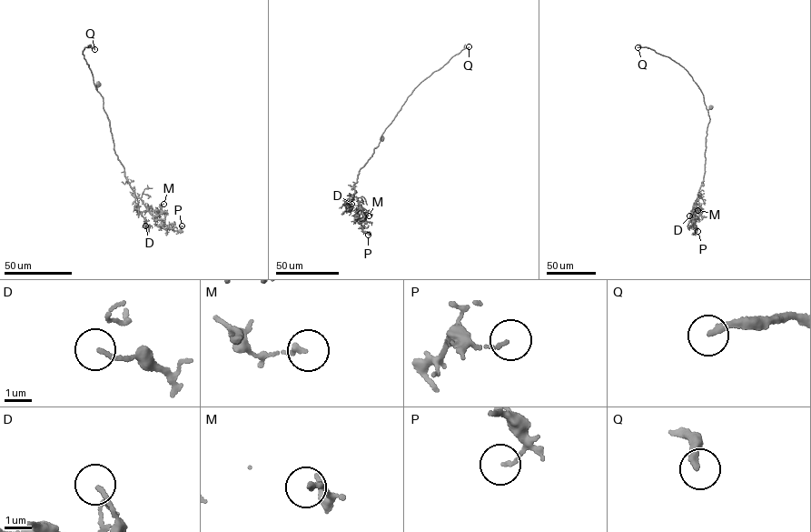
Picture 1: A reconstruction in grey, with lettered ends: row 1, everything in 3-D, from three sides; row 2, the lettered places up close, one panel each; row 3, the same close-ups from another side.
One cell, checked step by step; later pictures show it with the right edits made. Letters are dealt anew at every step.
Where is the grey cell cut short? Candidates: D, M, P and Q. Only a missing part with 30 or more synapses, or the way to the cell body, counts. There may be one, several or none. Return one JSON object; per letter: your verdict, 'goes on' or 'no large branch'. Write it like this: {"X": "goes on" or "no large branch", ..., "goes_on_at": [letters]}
{"D": "no large branch", "M": "no large branch", "P": "no large branch", "Q": "goes on", "goes_on_at": ["Q"]}

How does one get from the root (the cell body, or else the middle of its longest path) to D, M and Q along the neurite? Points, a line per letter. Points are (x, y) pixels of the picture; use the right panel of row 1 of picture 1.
D: (707, 126), (703, 180), (696, 201), (695, 220), (689, 215)
M: (707, 126), (703, 180), (690, 213), (697, 210)
Q: (707, 126), (709, 117), (703, 95), (687, 71), (651, 49), (637, 47)

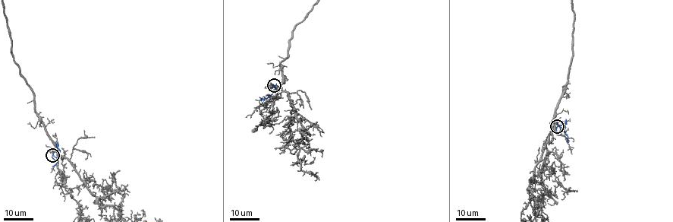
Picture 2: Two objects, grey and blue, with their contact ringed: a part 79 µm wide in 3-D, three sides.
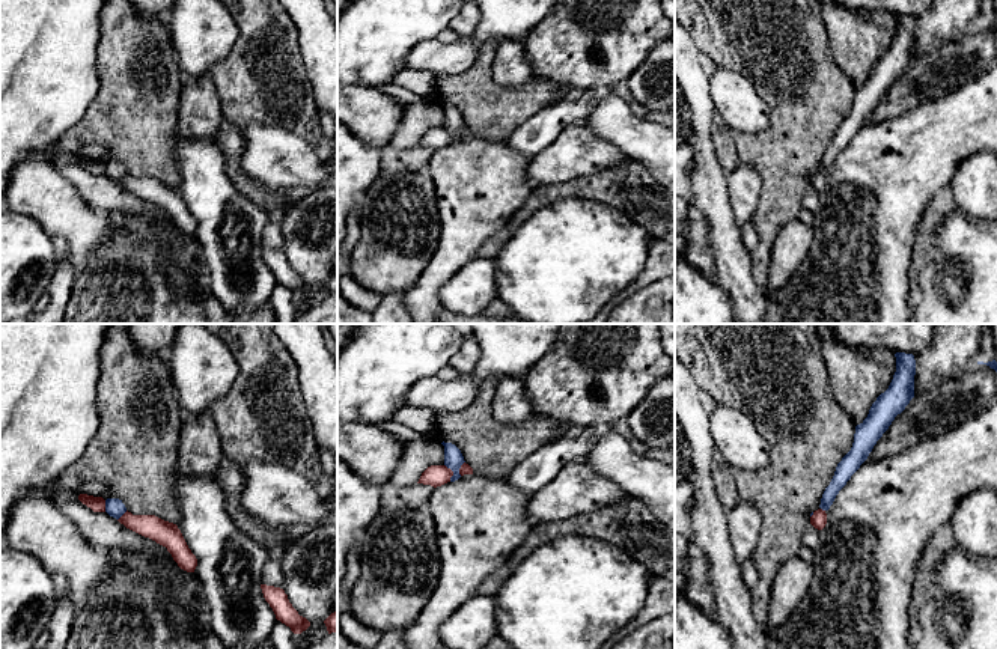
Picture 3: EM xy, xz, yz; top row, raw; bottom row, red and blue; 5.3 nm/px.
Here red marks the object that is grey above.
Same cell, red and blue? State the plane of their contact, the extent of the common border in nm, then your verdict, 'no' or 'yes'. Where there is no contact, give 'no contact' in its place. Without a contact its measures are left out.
xz | 100 nm | no

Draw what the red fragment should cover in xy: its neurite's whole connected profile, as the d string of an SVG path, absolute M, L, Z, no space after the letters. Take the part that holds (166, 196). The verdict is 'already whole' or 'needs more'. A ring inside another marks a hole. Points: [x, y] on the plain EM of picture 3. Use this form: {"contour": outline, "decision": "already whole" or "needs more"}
{"contour": "M128 173L117 184L127 191L166 209L181 232L194 235L197 221L188 211L176 187L155 178L133 178Z", "decision": "already whole"}

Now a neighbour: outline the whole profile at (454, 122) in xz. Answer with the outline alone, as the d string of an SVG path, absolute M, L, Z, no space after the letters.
M441 105L444 108L444 128L453 134L450 145L461 140L459 131L465 125L461 113L452 105Z

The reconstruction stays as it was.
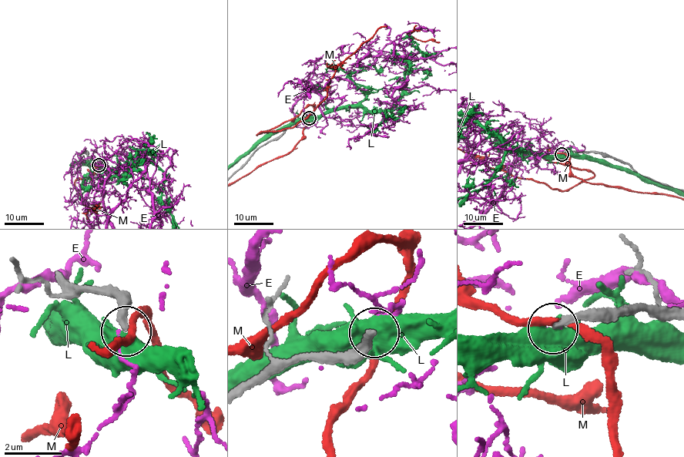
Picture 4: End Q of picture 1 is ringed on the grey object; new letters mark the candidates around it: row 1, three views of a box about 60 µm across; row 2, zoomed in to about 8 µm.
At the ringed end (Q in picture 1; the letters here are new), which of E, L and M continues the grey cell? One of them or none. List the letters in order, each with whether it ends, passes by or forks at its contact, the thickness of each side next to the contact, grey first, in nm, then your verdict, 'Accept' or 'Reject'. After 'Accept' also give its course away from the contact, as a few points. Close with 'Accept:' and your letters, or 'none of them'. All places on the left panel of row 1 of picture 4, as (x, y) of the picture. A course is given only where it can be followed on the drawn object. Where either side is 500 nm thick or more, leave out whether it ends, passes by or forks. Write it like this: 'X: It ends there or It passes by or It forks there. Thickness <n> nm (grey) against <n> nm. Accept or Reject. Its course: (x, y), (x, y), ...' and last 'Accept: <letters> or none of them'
E: It ends there. Thickness 260 nm (grey) against 110 nm. Reject
L: Thickness 240 nm (grey) against 550 nm. Reject
M: It passes by. Thickness 240 nm (grey) against 200 nm. Reject
Accept: none of them

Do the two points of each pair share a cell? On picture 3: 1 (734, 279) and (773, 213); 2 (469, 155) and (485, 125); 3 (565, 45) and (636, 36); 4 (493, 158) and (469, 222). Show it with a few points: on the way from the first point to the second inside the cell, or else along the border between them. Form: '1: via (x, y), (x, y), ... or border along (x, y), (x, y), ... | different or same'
1: border along (749, 252), (753, 280), (759, 286) | different
2: border along (473, 136), (503, 142) | different
3: via (583, 42), (595, 36), (618, 36) | same
4: via (488, 173), (473, 193), (473, 207) | same

